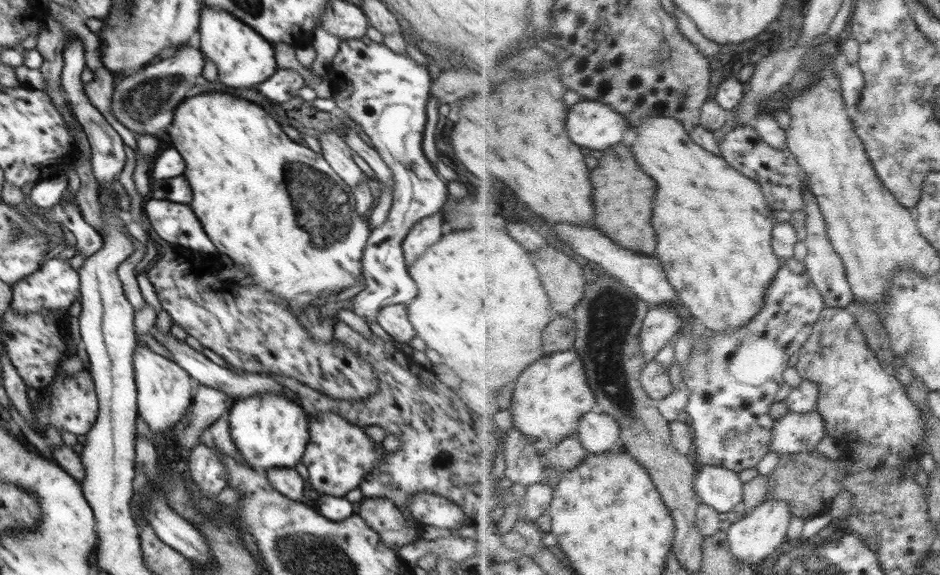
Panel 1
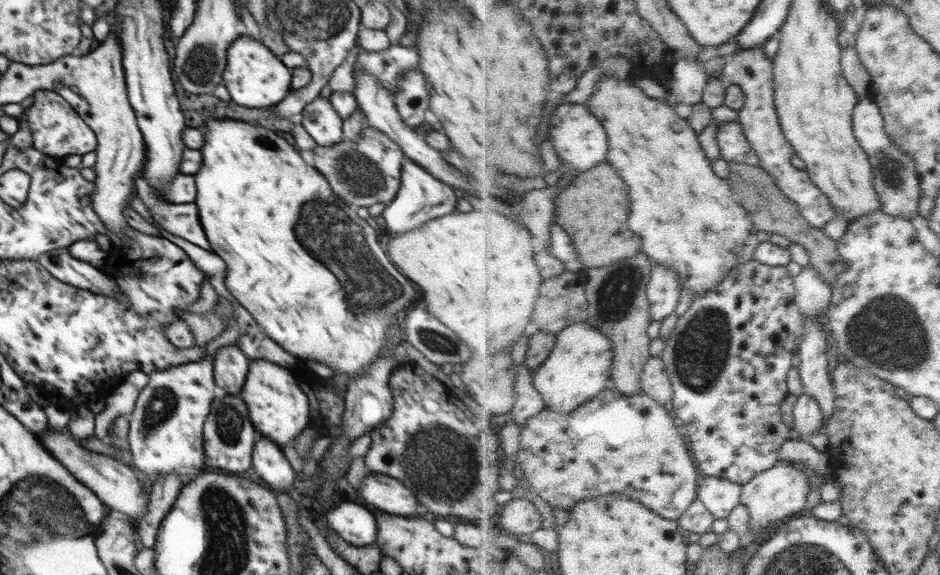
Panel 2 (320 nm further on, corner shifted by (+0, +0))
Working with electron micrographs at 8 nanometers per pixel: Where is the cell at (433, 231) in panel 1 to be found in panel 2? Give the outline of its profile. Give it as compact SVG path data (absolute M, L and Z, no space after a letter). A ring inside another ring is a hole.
M406 159L406 164L401 168L401 185L394 200L388 204L381 214L385 218L388 234L405 233L429 220L447 215L449 212L464 206L461 195L449 184L438 180L427 173L424 168L418 166L411 159Z

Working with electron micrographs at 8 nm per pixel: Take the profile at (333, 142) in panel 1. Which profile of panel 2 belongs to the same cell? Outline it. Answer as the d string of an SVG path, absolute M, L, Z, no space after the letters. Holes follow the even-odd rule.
M318 96L309 102L298 119L320 146L329 147L344 140L342 117L333 109L327 98Z

